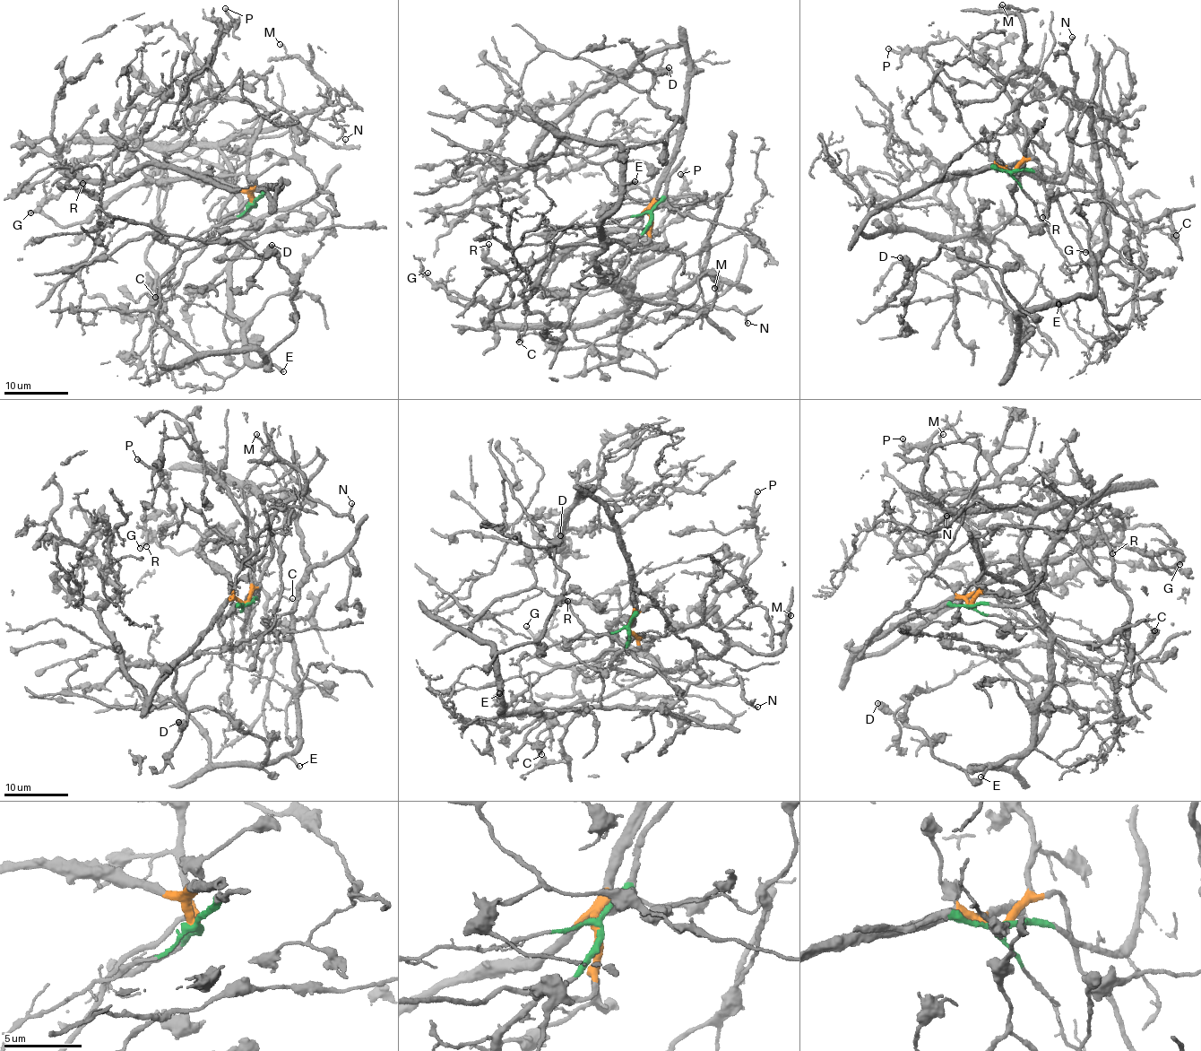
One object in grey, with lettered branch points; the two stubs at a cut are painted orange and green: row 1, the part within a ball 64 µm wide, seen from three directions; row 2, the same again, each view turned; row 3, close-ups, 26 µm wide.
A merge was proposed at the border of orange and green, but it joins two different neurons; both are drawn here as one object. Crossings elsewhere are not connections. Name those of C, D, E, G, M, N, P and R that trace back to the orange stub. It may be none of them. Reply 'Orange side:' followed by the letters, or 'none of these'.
Orange side: G, P, R

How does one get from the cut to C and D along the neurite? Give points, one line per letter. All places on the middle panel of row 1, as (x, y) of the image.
C: (652, 214), (610, 262), (635, 292), (621, 308), (569, 325), (523, 310), (520, 342)
D: (652, 214), (628, 308), (703, 309), (694, 254), (625, 329), (597, 230), (669, 67)

